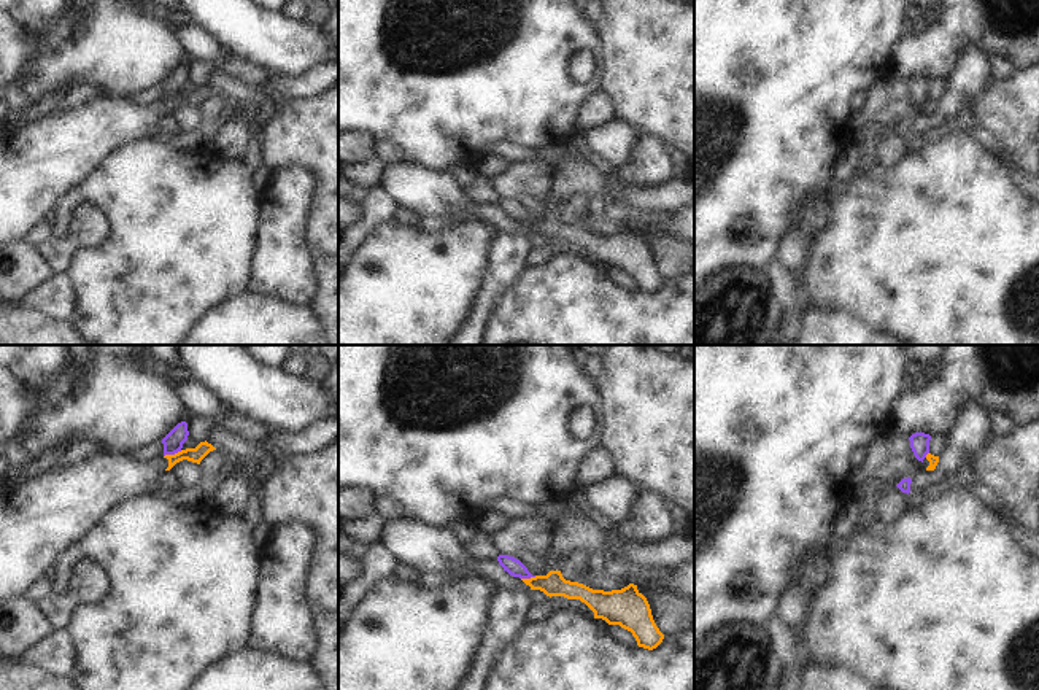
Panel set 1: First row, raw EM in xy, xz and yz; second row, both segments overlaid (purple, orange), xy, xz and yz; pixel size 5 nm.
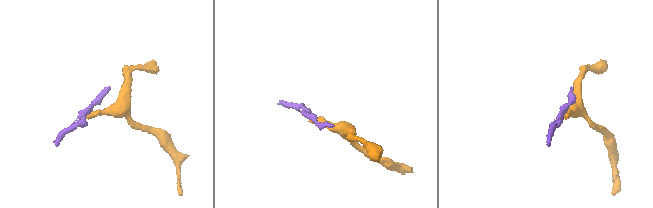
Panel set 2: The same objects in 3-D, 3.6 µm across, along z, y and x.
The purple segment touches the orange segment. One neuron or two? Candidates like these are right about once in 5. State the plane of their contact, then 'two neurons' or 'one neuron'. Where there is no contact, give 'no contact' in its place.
contact in xy; two neurons

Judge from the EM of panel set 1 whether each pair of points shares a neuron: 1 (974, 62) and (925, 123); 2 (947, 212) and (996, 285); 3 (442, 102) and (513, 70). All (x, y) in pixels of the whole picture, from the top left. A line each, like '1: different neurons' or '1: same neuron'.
1: same neuron
2: same neuron
3: same neuron

